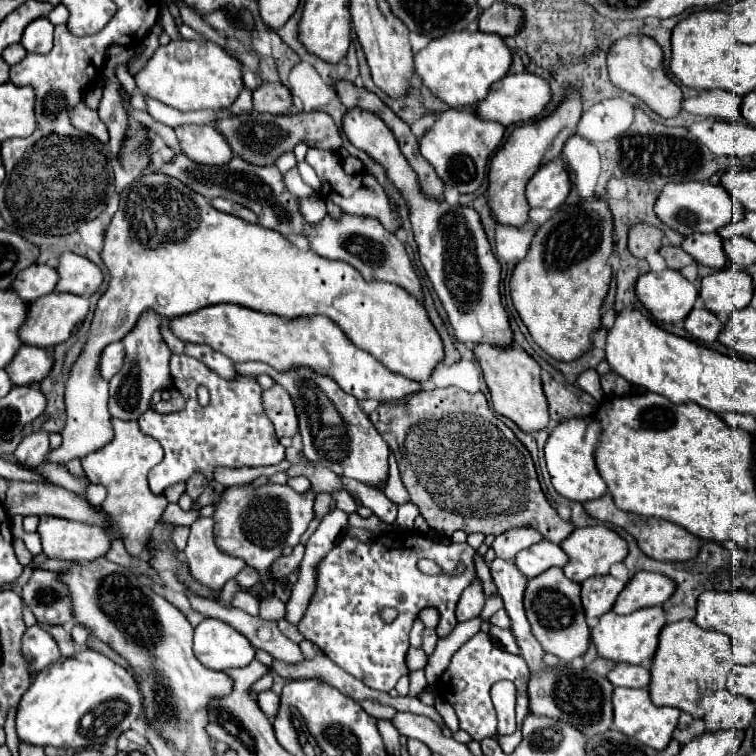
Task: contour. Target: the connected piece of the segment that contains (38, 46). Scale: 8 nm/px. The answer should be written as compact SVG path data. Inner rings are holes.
M45 17L31 21L23 33L21 45L29 53L49 53L53 45L53 23Z

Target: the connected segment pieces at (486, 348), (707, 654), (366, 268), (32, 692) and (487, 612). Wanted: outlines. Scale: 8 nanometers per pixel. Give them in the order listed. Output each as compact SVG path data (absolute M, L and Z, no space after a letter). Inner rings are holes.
M475 345L475 355L479 359L479 365L485 375L485 383L491 391L491 403L493 409L511 419L523 433L539 433L541 429L549 427L551 417L547 409L547 399L541 389L541 367L533 357L529 357L523 349L517 345L513 347L495 347L495 345Z
M681 619L675 623L667 623L659 635L659 647L657 653L653 657L651 669L653 669L653 703L655 705L669 705L669 707L677 707L681 711L687 711L693 715L693 719L701 719L705 709L701 707L701 699L709 692L717 689L725 688L727 677L731 673L731 639L725 633L719 631L705 631L701 627L697 627L691 619Z
M345 213L341 221L333 221L329 215L313 227L315 231L307 231L307 239L311 249L325 257L335 261L345 261L353 265L365 281L387 281L403 287L407 293L411 293L419 303L423 303L423 289L419 283L419 277L409 261L409 255L405 251L405 245L397 239L395 233L387 231L379 221L369 217L357 217Z
M87 649L87 651L75 653L75 657L51 663L49 667L45 667L41 673L33 677L31 687L21 697L21 703L17 707L15 731L19 741L27 745L89 749L89 747L101 747L111 737L119 737L123 731L131 727L131 723L139 717L139 713L141 713L141 695L133 675L121 665L107 659L105 655ZM85 715L91 715L93 723L81 723Z
M496 594L486 600L485 607L483 608L480 617L484 621L489 621L492 615L503 607L504 604L501 597L498 594Z

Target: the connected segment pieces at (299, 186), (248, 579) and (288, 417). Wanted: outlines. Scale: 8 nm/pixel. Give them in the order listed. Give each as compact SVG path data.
M291 169L289 173L285 173L285 185L287 189L297 197L297 199L311 199L317 197L317 191L311 189L307 183L303 183L301 175L297 169Z
M245 567L241 573L239 573L239 577L235 577L237 581L239 581L239 585L243 585L243 587L251 587L251 585L255 585L257 581L259 581L259 573L253 569L253 567Z
M273 385L263 391L263 409L273 421L277 437L291 437L291 429L297 429L297 415L289 393L281 385Z

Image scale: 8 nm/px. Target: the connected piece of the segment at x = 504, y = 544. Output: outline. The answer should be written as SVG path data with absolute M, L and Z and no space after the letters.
M517 527L517 529L509 529L509 531L501 533L501 535L497 535L491 547L495 549L495 553L501 559L511 561L511 559L515 559L515 555L519 551L539 543L541 539L543 539L543 535L537 529L533 529L533 527Z

